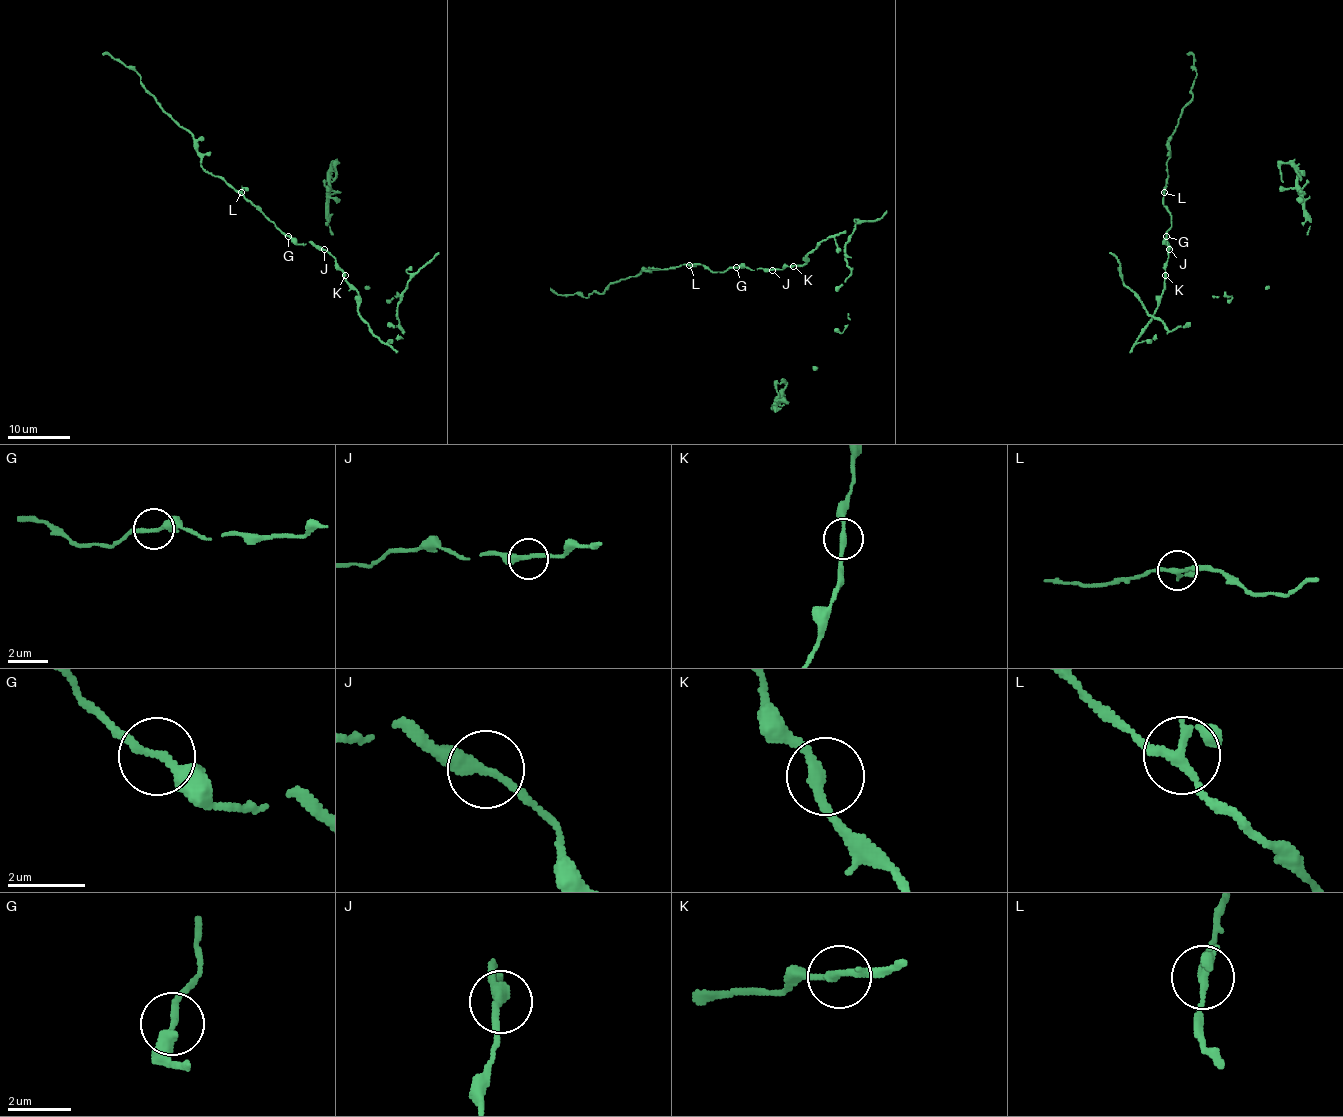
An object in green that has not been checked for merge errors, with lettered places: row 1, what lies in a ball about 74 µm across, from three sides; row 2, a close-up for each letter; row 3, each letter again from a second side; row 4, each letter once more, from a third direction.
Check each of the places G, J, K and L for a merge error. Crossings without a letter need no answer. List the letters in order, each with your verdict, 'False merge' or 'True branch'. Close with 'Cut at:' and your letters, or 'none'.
G: True branch
J: True branch
K: True branch
L: True branch
Cut at: none

